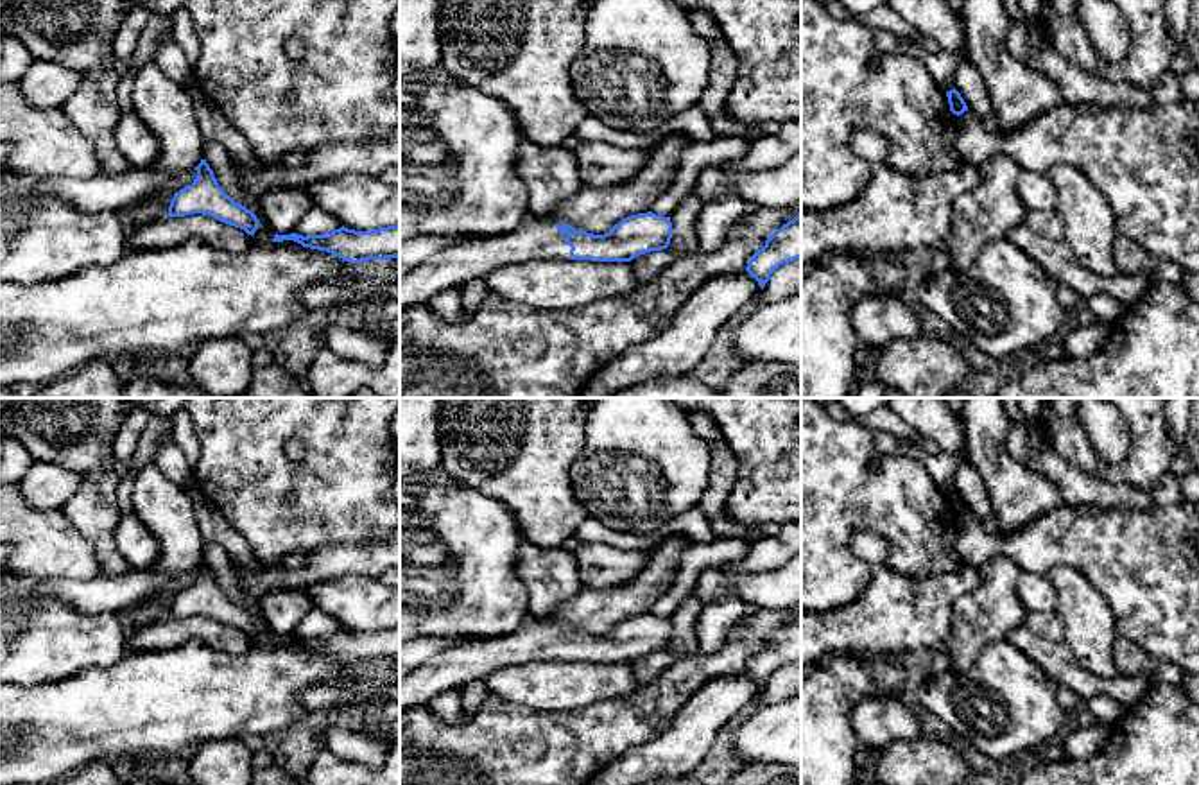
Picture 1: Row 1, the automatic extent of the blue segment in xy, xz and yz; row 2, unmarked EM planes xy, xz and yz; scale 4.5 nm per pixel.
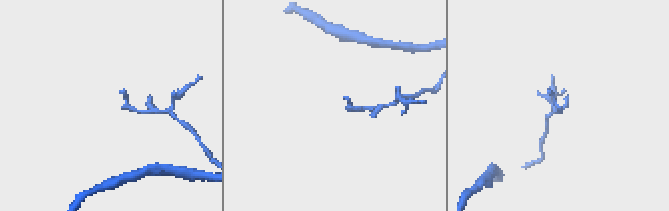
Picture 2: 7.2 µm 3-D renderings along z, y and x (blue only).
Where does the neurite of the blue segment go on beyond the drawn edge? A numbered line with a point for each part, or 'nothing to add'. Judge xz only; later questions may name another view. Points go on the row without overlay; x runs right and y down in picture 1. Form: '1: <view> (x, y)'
1: xz (452, 669)

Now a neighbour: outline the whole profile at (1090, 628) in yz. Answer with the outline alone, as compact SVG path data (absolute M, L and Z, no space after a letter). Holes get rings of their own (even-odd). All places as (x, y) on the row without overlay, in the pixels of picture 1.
M1054 566L1045 575L1057 593L1056 613L1065 627L1065 643L1086 670L1100 677L1118 677L1113 654L1118 636L1111 606L1072 566Z

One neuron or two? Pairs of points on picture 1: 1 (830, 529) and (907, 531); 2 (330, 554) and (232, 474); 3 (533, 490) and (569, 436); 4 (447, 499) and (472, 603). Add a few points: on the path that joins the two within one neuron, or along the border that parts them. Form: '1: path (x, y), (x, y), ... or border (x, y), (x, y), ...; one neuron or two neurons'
1: path (850, 518), (888, 518); one neuron
2: border (362, 538), (289, 552), (282, 560); two neurons
3: path (533, 477), (533, 472), (556, 448); one neuron
4: path (465, 524), (472, 531), (472, 577); one neuron

